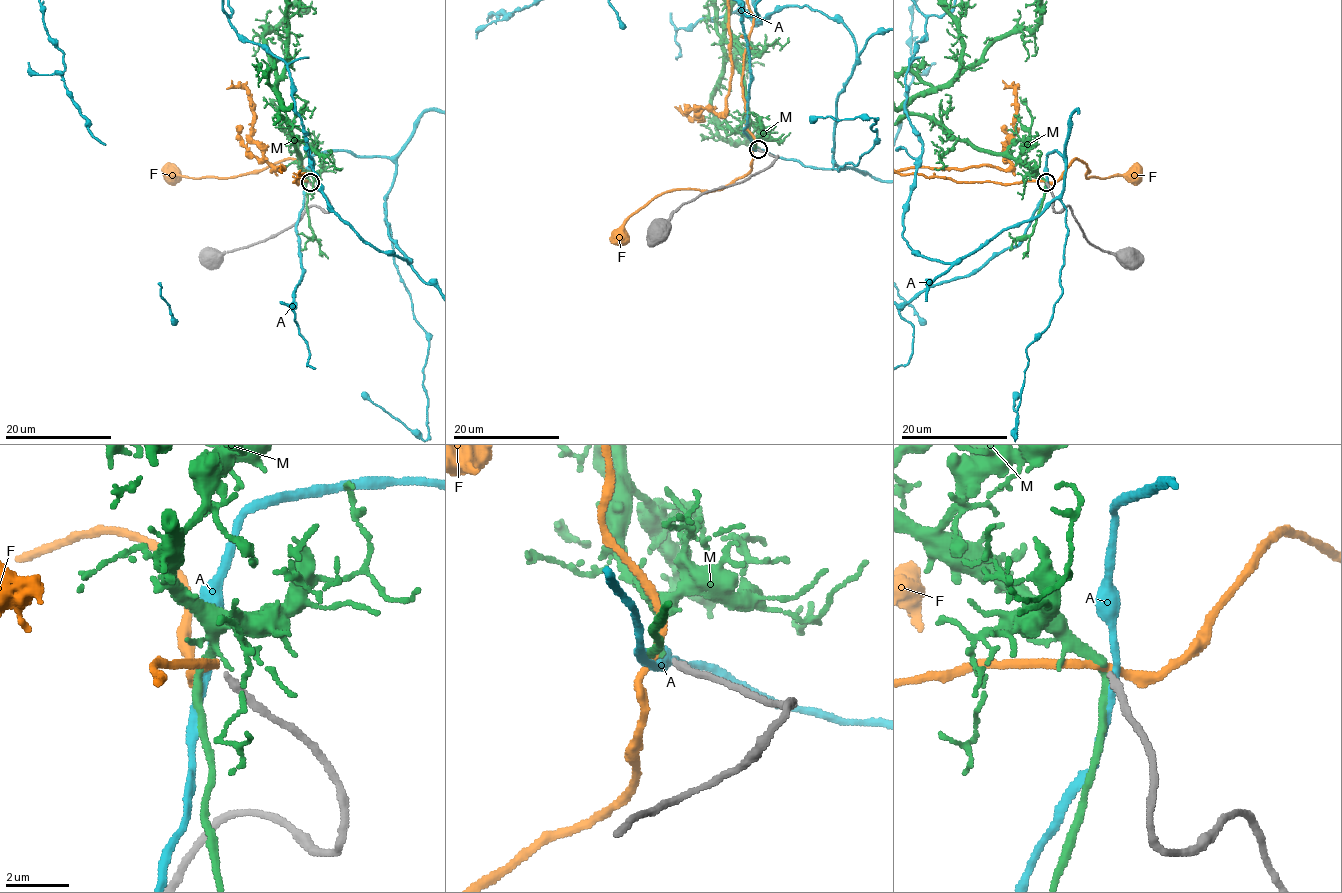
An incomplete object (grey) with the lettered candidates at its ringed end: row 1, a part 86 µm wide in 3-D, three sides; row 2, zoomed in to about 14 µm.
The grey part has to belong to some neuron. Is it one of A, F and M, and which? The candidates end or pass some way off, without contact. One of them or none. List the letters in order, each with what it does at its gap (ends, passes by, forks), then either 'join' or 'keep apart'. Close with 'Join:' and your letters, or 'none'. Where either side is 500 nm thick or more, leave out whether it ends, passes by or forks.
A: it passes by; keep apart
F: it passes by; keep apart
M: it passes by; join
Join: M

